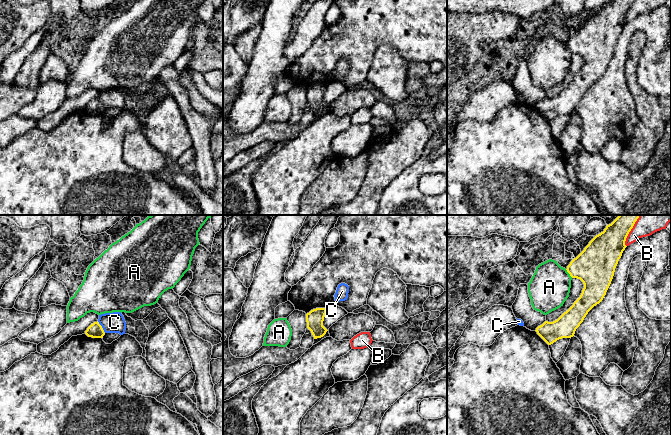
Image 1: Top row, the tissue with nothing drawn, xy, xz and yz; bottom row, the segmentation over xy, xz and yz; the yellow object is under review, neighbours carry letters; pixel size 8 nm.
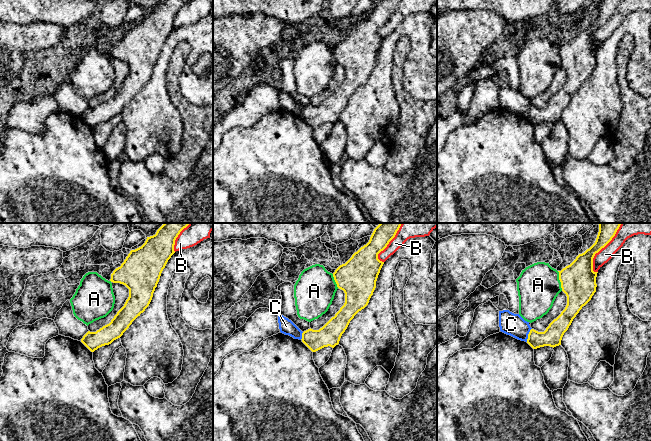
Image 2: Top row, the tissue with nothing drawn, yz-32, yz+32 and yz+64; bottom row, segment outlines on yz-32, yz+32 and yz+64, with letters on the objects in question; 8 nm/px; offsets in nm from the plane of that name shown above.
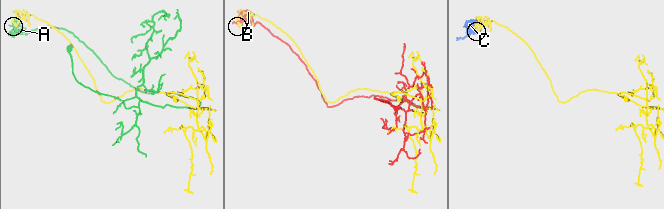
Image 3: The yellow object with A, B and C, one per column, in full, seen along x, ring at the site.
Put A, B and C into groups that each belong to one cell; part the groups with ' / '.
A / B / C

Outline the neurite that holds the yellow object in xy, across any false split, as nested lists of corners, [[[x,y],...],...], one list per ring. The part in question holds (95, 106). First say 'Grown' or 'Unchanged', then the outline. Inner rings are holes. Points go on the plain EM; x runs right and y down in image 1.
Unchanged. [[[94,98],[93,100],[91,100],[87,106],[85,107],[85,110],[88,113],[92,113],[92,114],[103,114],[103,112],[105,111],[105,108],[102,104],[102,102],[99,100],[99,98]]]

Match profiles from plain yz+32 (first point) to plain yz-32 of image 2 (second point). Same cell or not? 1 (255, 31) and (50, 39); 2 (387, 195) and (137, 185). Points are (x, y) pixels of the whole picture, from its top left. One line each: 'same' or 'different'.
1: same
2: same

